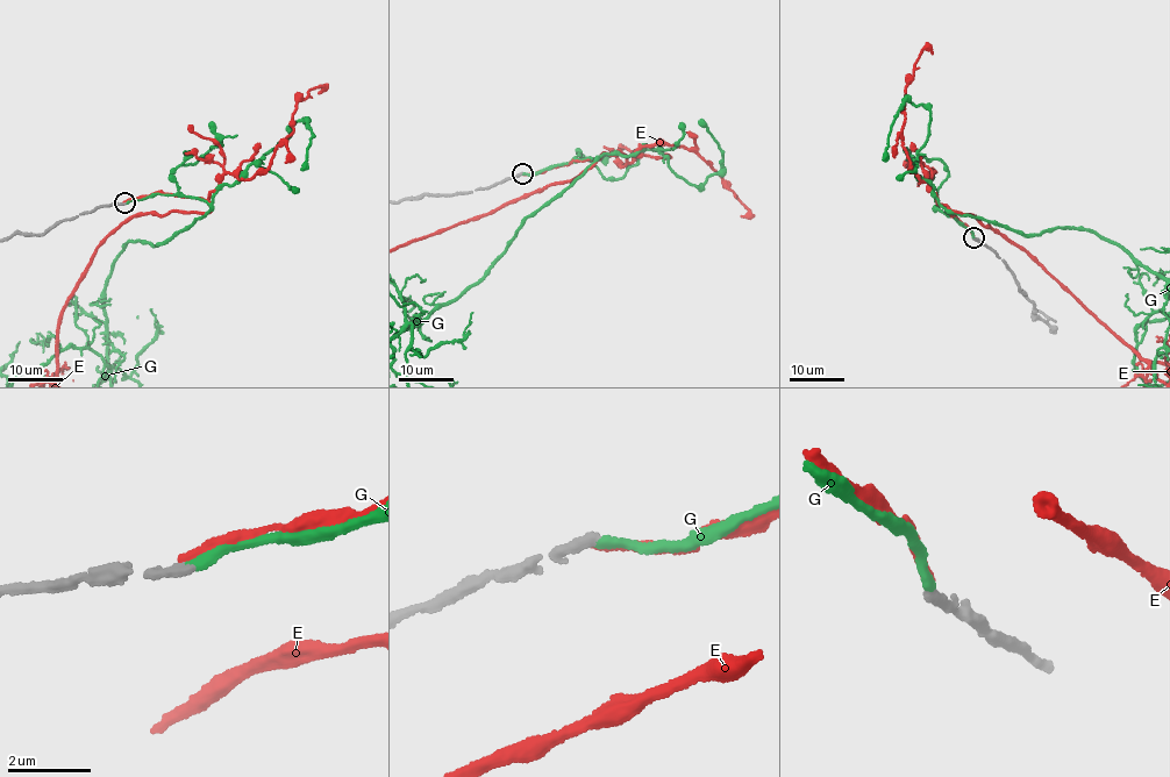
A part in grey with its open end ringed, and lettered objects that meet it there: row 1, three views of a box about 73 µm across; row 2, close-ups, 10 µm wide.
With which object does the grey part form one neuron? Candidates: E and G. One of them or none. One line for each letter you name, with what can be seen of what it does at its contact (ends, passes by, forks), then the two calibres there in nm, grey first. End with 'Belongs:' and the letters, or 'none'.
G: it ends; calibres 280 and 240 nm
Belongs: G

